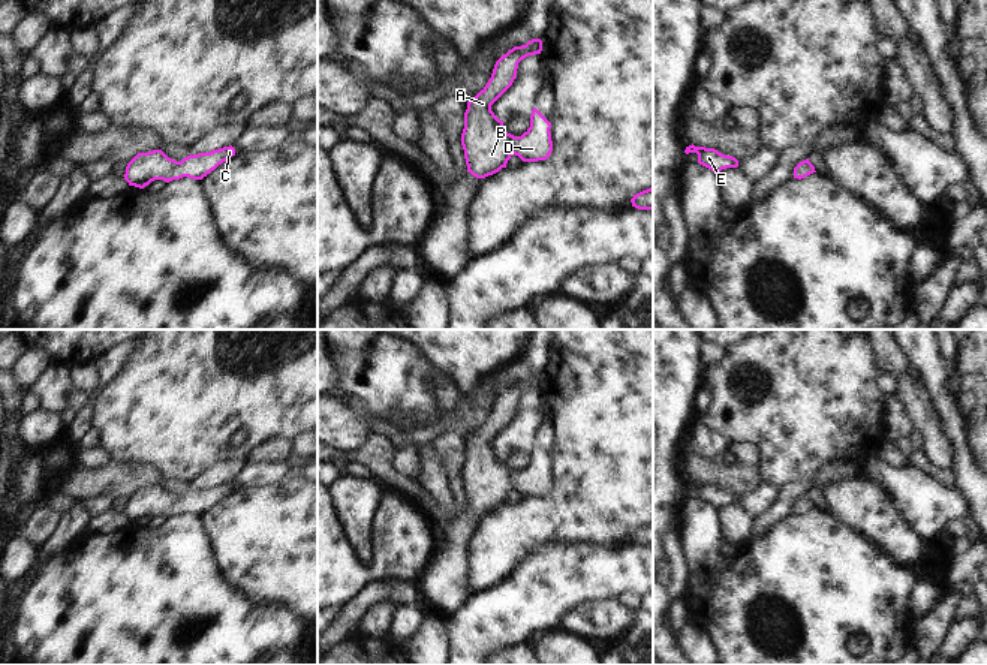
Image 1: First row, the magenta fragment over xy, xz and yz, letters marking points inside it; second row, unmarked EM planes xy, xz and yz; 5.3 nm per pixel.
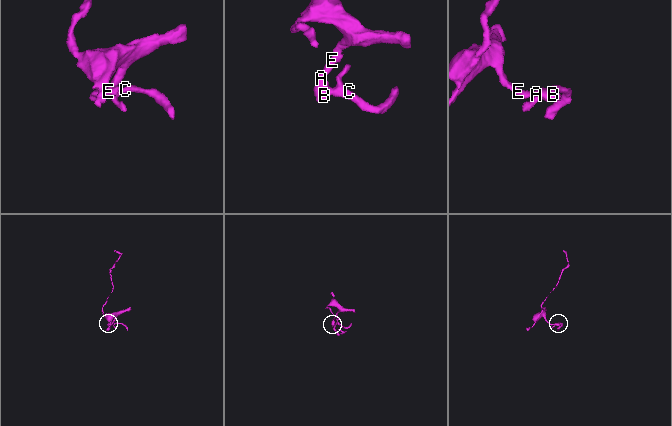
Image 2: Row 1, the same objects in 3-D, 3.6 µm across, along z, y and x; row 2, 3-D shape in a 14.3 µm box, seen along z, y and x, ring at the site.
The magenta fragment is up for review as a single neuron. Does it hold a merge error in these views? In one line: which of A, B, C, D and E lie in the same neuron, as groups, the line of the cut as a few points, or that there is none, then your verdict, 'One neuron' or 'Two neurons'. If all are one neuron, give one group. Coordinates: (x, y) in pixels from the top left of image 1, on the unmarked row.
Groups: A B C D E. No split. One neuron.

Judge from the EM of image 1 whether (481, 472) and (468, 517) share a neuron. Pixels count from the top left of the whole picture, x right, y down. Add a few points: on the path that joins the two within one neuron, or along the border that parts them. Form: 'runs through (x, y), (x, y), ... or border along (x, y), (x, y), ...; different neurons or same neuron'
runs through (481, 483), (481, 499), (477, 506); same neuron

